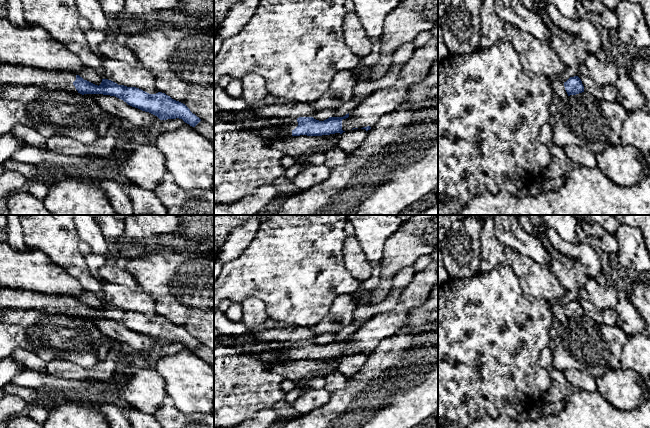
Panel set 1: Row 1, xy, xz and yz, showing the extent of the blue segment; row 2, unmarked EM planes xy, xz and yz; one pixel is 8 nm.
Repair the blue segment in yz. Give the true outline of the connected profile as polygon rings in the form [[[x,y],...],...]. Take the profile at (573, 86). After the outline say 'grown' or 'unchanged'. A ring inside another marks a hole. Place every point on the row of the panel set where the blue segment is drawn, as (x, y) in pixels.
[[[578,76],[570,77],[564,82],[564,87],[568,96],[584,92],[584,86]]] | unchanged

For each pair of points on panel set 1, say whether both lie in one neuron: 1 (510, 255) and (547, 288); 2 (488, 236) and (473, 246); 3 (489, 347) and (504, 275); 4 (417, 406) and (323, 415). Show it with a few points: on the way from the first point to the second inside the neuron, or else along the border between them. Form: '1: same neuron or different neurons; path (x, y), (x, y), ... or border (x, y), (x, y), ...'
1: same neuron; path (519, 264), (538, 280)
2: different neurons; border (482, 225), (480, 231), (480, 262), (478, 264)
3: same neuron; path (488, 329), (488, 315), (497, 293)
4: same neuron; path (394, 406), (371, 412), (368, 415), (346, 415)

